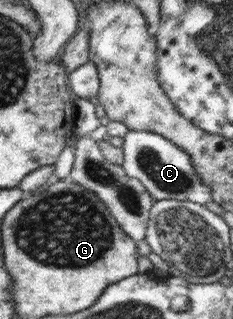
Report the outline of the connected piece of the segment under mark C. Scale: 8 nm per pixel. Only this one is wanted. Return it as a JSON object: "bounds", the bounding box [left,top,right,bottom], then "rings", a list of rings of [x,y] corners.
{"bounds":[122,131,211,205],"rings":[[[127,131],[122,137],[122,169],[128,177],[137,179],[153,200],[175,199],[205,205],[211,200],[209,187],[196,175],[188,155],[161,135]]]}

